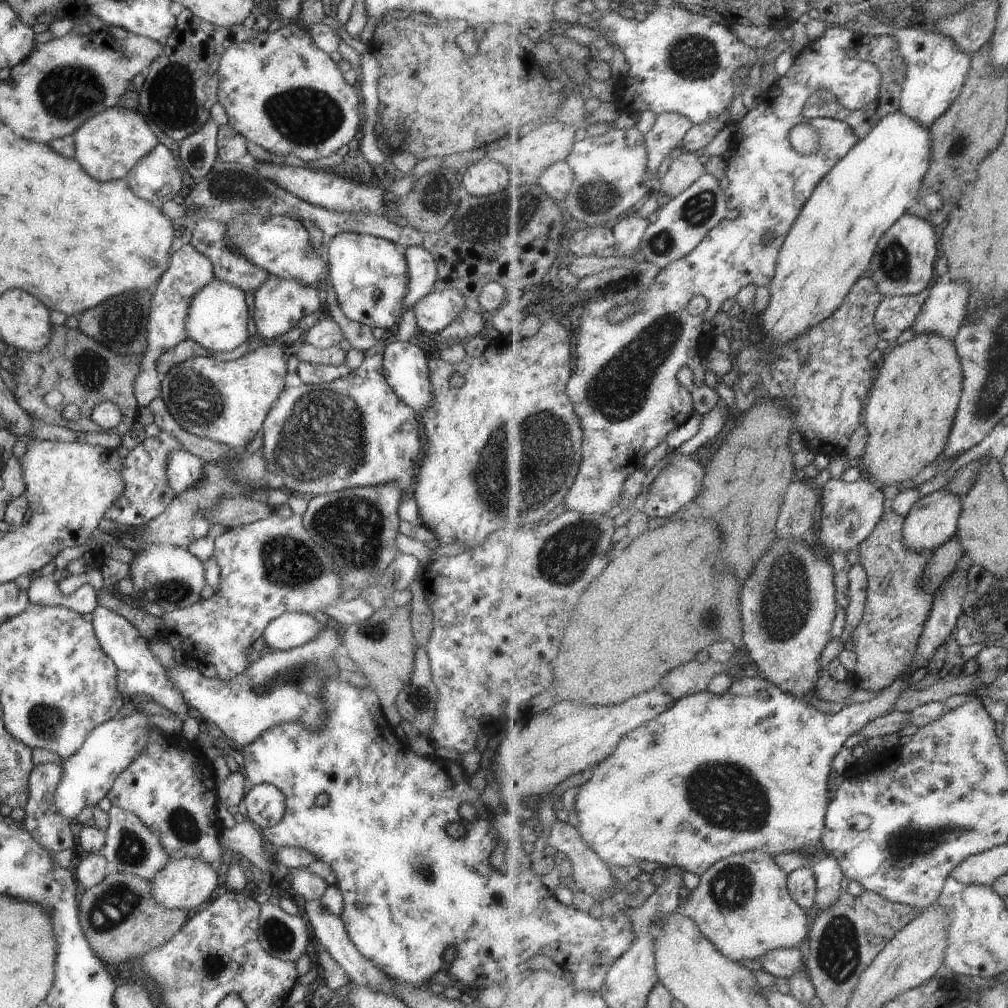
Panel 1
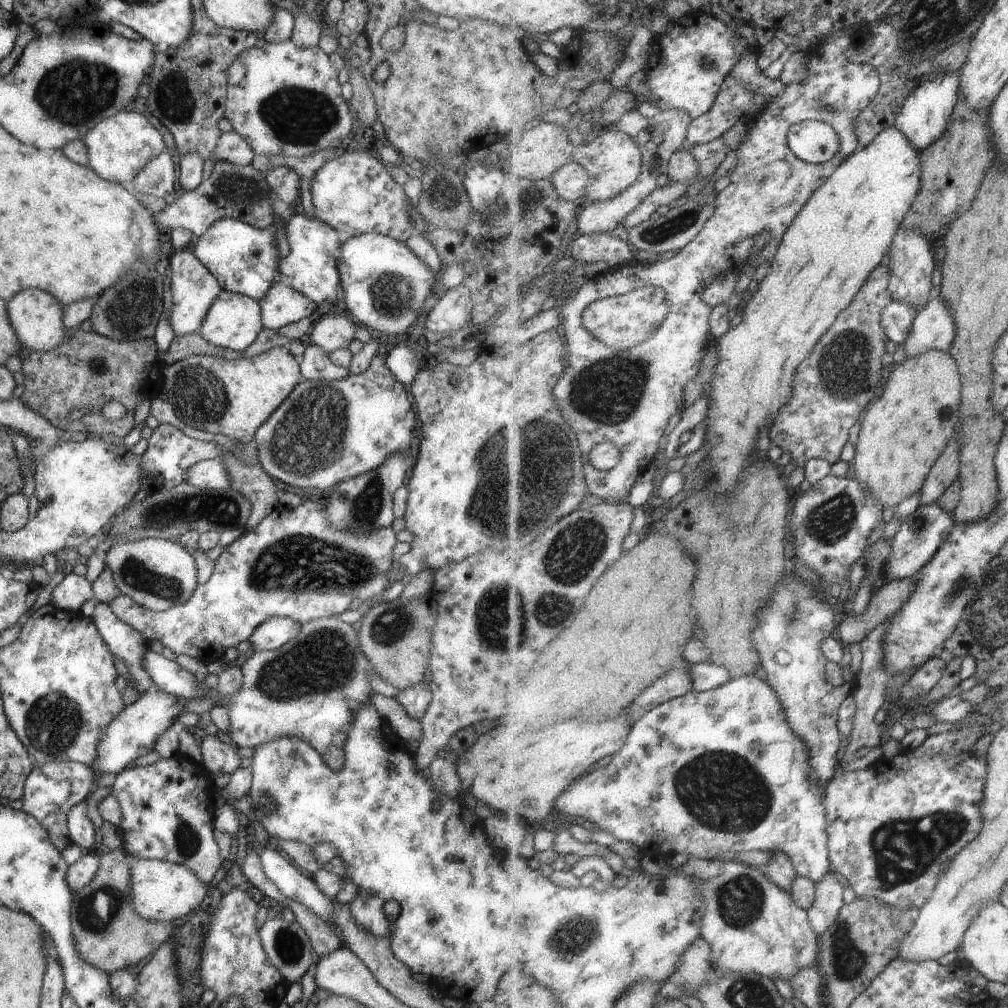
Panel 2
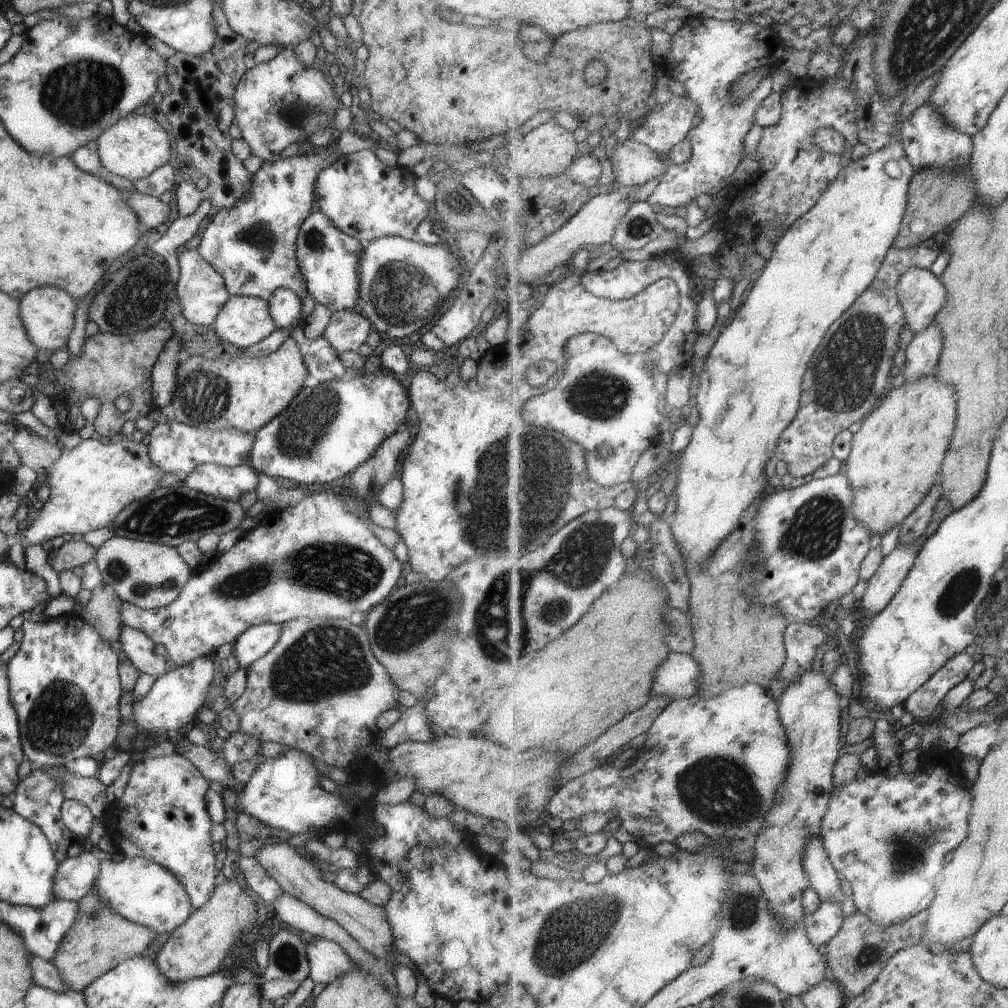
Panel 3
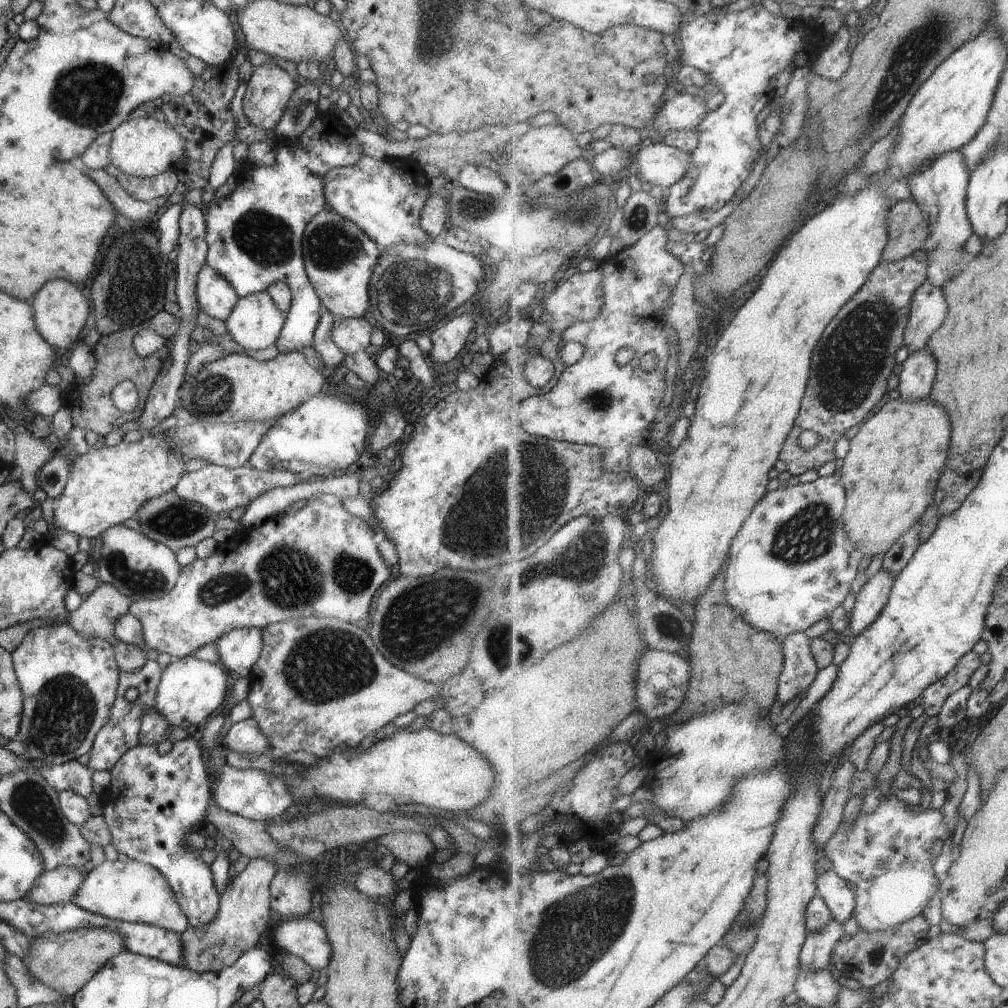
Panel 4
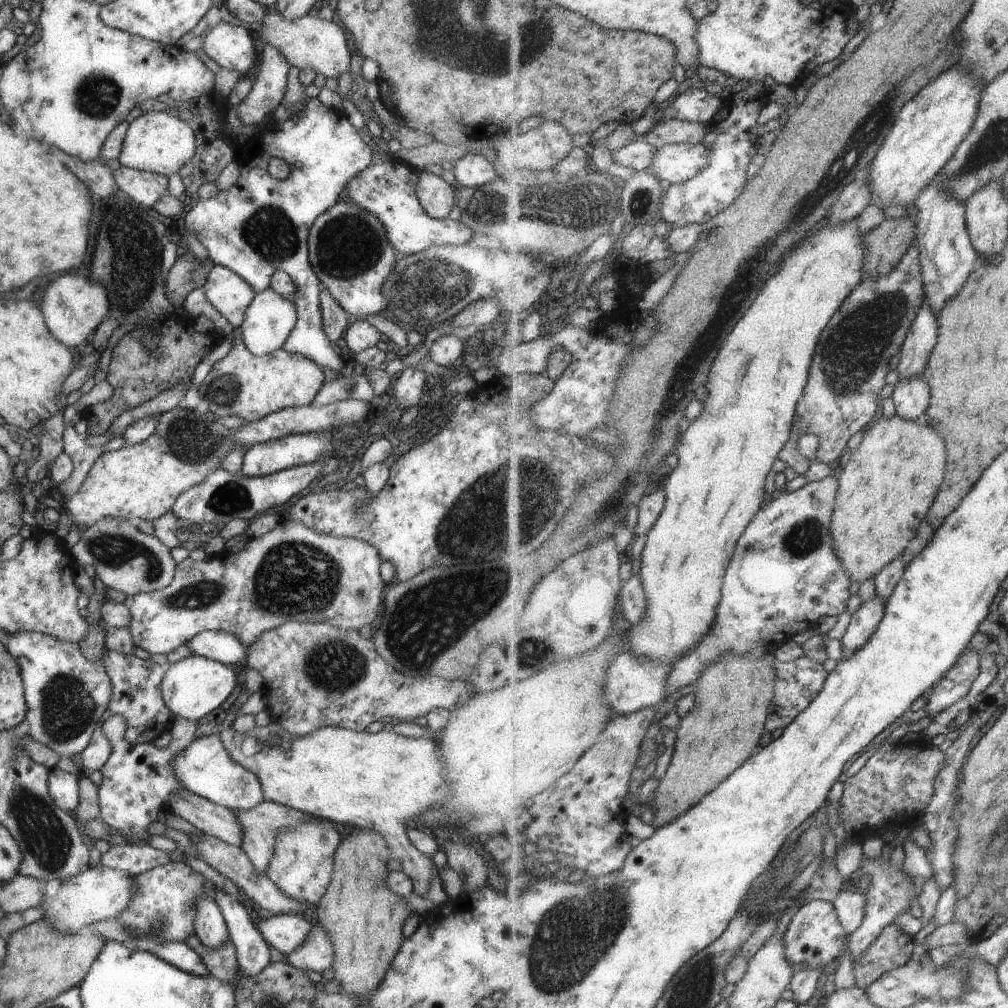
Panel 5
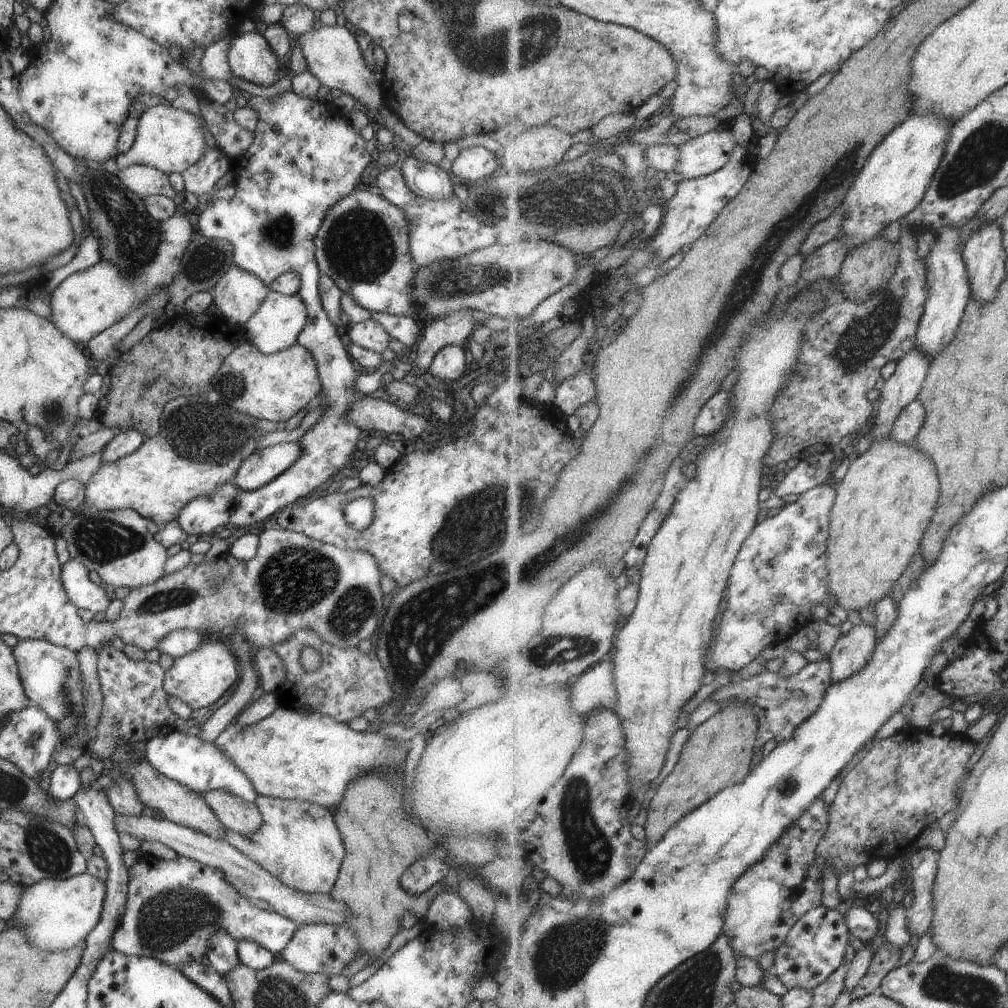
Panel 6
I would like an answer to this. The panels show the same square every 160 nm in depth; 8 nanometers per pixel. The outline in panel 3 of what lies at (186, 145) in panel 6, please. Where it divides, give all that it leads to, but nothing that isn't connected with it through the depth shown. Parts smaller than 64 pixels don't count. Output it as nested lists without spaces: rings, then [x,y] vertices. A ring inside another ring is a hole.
[[[132,112],[103,130],[95,140],[102,171],[109,172],[133,182],[147,177],[159,166],[172,162],[171,144],[165,130],[147,116],[137,116]]]

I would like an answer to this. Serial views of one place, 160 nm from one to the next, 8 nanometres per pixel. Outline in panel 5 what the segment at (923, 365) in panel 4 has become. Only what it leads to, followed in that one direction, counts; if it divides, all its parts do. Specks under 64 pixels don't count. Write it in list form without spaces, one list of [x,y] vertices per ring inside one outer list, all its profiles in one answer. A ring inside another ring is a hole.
[[[918,377],[895,386],[891,397],[894,401],[895,414],[910,421],[919,420],[921,416],[925,416],[929,408],[931,392],[923,380],[923,377]]]

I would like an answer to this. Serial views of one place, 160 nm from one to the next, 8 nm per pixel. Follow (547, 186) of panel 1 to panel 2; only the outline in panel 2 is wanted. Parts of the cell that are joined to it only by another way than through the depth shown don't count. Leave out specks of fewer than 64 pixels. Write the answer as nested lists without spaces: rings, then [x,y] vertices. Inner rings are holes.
[[[573,160],[562,166],[552,176],[551,182],[565,200],[579,203],[586,196],[590,176],[582,164]]]

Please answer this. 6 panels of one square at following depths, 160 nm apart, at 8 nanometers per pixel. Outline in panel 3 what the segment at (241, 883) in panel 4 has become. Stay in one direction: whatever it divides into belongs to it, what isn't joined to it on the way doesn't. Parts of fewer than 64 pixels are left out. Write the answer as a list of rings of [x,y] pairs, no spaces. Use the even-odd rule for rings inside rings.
[[[235,879],[224,880],[215,886],[209,900],[191,914],[169,934],[166,942],[155,955],[155,964],[160,973],[170,982],[178,983],[202,977],[216,971],[221,960],[230,952],[235,939],[250,936],[249,930],[256,929],[255,903],[236,883]]]

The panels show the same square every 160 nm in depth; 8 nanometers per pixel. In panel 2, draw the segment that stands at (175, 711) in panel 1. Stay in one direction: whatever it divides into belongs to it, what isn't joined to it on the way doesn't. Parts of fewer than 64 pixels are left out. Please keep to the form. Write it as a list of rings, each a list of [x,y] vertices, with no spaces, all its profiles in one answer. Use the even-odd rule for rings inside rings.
[[[97,603],[91,619],[110,653],[125,662],[130,680],[137,692],[141,694],[153,688],[149,675],[140,663],[149,644],[145,642],[140,632],[122,623],[111,612],[108,603]]]

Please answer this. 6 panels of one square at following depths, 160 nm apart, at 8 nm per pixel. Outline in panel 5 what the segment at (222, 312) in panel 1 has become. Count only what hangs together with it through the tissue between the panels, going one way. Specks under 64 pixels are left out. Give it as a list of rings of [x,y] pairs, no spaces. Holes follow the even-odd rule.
[[[270,286],[256,292],[243,313],[243,320],[238,328],[240,339],[253,356],[263,356],[279,349],[297,320],[294,301],[279,296]]]

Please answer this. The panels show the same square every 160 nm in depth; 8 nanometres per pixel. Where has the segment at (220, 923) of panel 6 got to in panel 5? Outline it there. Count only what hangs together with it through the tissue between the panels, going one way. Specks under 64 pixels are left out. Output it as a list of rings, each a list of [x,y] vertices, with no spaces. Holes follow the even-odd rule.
[[[167,861],[151,870],[132,875],[132,895],[127,906],[114,918],[125,931],[136,937],[153,939],[156,943],[180,943],[194,934],[194,902],[202,897],[214,900],[215,886],[181,862]],[[293,913],[265,915],[253,924],[268,946],[277,949],[281,954],[297,948],[311,925],[312,921]]]

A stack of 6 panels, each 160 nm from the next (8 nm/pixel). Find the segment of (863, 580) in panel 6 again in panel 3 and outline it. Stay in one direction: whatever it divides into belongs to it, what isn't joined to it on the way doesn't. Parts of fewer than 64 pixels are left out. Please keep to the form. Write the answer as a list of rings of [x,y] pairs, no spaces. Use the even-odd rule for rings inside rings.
[[[937,378],[919,380],[913,384],[906,380],[902,386],[895,388],[893,400],[891,394],[883,404],[866,420],[854,434],[853,448],[846,462],[845,476],[854,489],[853,512],[859,524],[866,526],[873,535],[885,536],[904,520],[926,499],[931,489],[939,482],[939,474],[950,451],[954,439],[957,416],[955,390]]]

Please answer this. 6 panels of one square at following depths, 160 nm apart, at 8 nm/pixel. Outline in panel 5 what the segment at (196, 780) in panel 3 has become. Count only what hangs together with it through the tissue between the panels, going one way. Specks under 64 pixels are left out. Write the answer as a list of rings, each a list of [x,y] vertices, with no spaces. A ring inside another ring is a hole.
[[[175,717],[169,728],[171,739],[166,748],[158,749],[153,743],[128,743],[124,738],[111,744],[112,749],[99,772],[102,783],[98,786],[99,817],[111,829],[134,844],[150,837],[145,829],[156,820],[159,812],[169,811],[168,796],[183,787],[172,774],[170,762],[194,739],[195,722]],[[209,897],[196,899],[194,911],[194,934],[205,949],[218,949],[228,938],[228,930],[217,903]]]

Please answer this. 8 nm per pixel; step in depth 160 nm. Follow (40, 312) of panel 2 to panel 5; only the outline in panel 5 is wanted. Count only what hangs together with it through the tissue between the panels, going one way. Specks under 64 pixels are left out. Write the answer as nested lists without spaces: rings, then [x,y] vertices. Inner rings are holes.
[[[75,273],[63,274],[56,278],[55,282],[47,285],[40,305],[41,314],[51,336],[72,349],[81,344],[94,332],[99,323],[108,318],[109,309],[110,304],[103,285]]]

